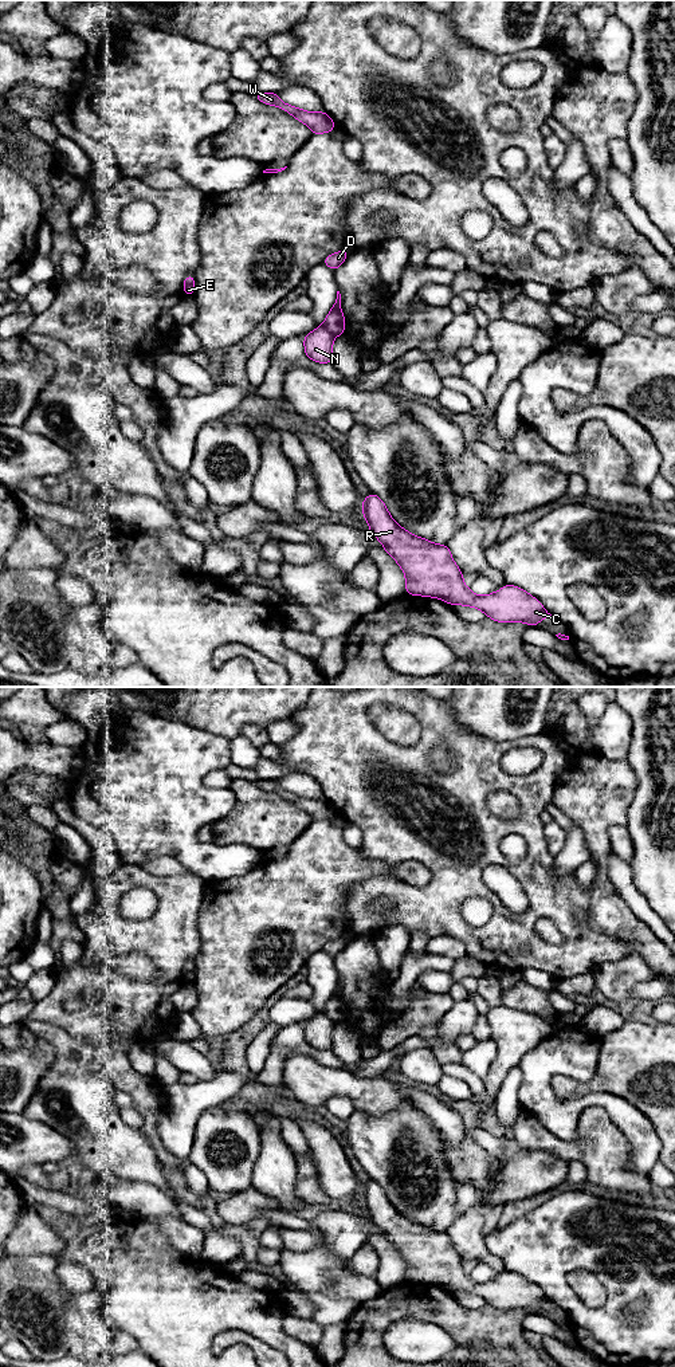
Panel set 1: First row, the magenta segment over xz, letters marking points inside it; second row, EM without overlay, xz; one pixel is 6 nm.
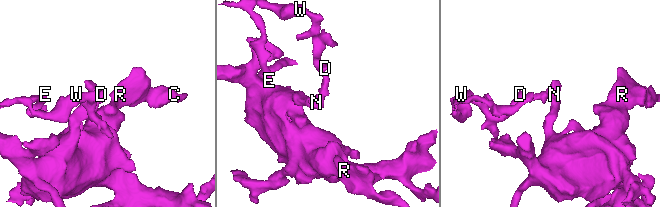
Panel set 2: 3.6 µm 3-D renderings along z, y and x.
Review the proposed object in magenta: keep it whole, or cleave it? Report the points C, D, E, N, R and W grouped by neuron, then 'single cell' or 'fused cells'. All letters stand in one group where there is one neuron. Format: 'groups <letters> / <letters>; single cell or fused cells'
groups C N R / D E W; fused cells

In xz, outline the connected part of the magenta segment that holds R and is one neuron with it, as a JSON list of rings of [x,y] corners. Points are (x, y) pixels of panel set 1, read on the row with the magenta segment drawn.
[[[369,494],[361,507],[370,533],[404,571],[407,593],[478,608],[498,622],[537,626],[541,620],[553,618],[538,600],[518,586],[505,585],[487,596],[474,594],[464,585],[463,573],[447,545],[429,542],[400,527],[374,494]]]

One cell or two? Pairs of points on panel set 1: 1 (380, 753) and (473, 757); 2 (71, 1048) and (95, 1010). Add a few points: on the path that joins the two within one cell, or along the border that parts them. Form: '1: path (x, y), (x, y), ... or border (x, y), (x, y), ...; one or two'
1: path (403, 754), (416, 754), (431, 739), (450, 739); one
2: border (50, 1024), (91, 1043), (104, 1043); two

